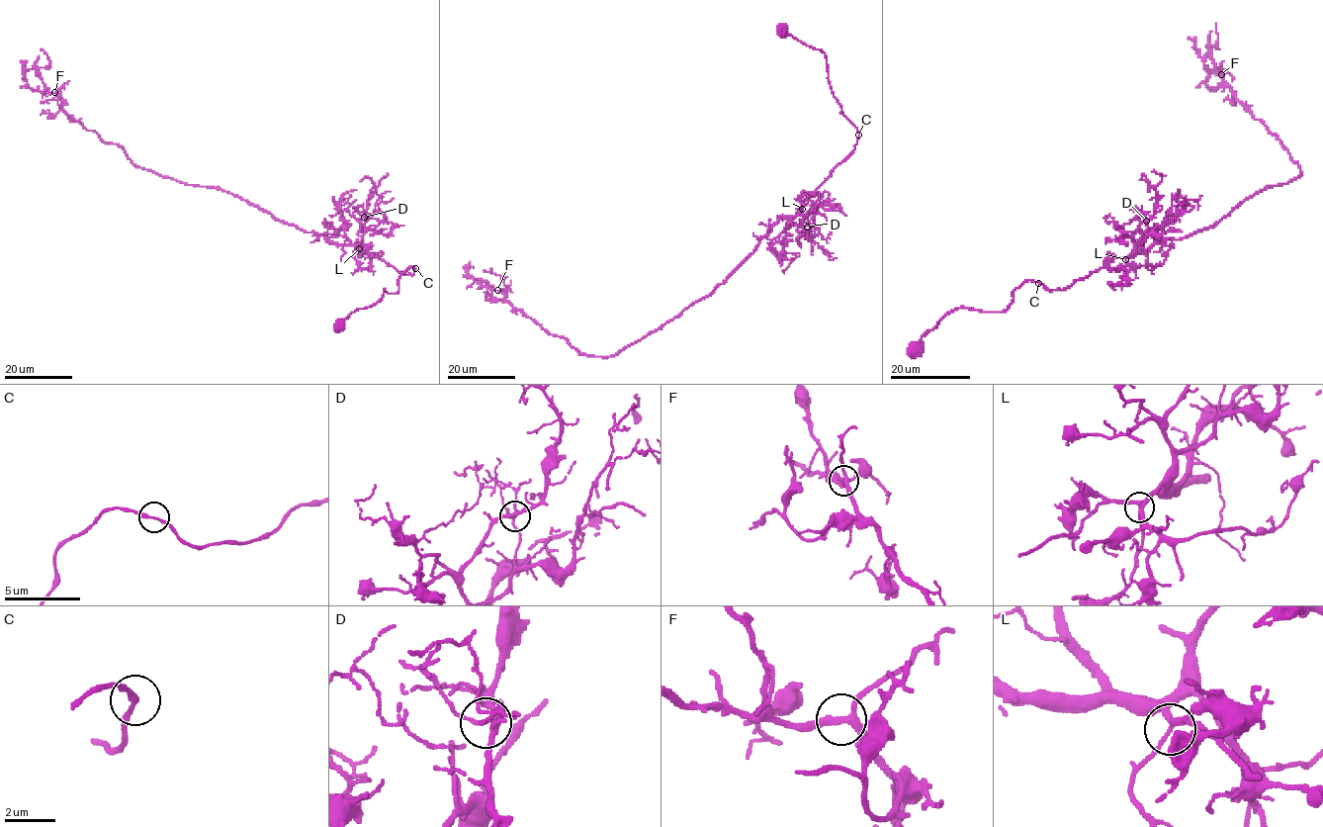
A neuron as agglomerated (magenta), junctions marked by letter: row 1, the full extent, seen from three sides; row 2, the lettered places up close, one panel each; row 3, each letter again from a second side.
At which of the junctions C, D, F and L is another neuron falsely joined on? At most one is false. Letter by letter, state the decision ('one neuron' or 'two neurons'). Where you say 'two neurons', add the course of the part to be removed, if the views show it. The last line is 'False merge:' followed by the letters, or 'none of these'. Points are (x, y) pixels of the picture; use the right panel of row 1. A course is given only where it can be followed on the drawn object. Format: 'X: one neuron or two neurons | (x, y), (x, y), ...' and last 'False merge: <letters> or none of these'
C: one neuron
D: one neuron
F: one neuron
L: one neuron
False merge: none of these

